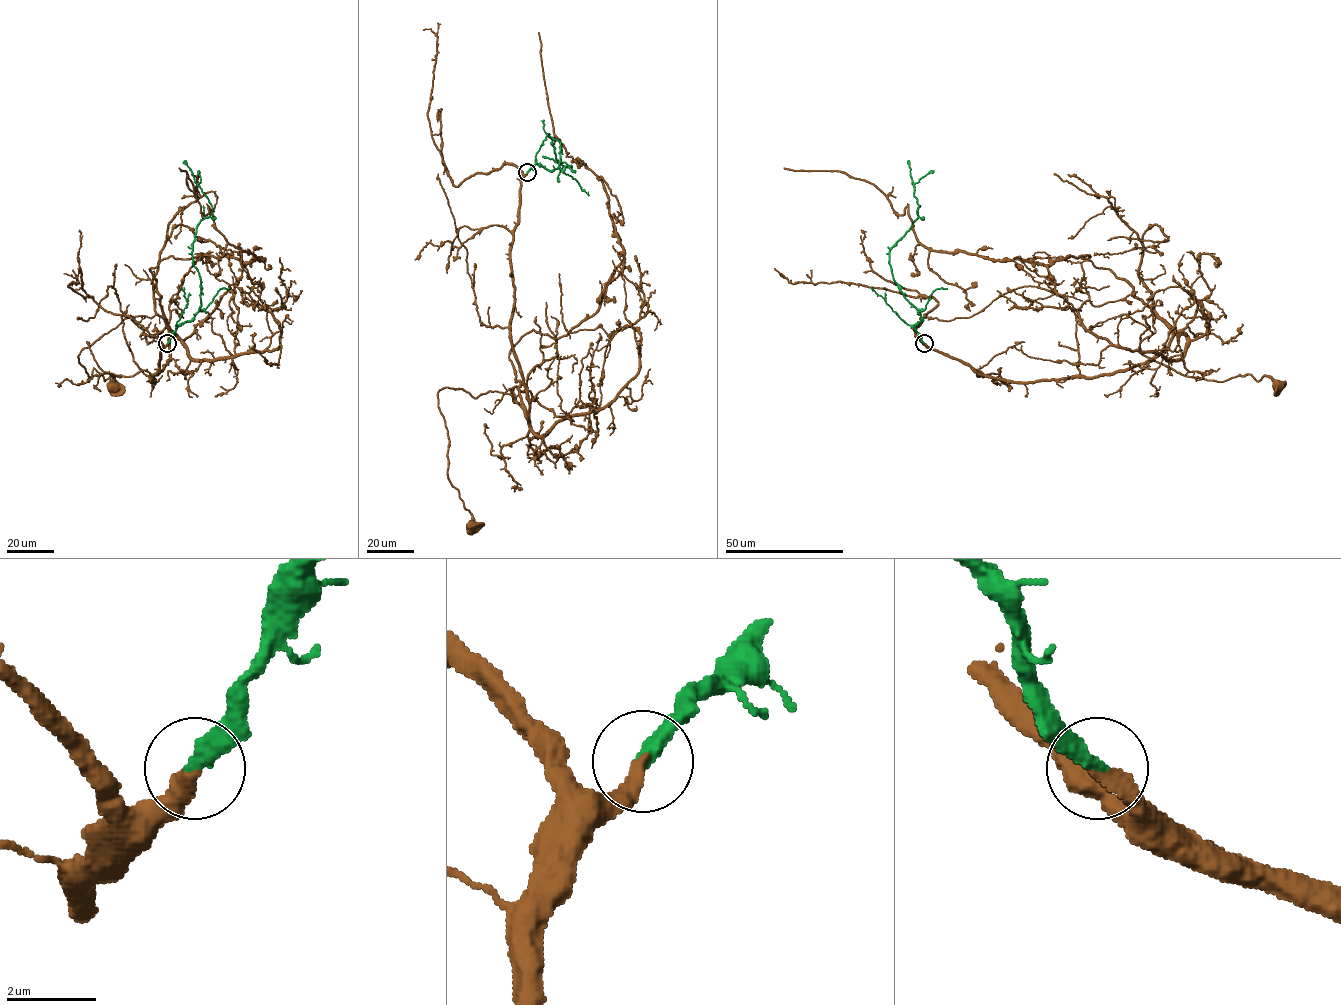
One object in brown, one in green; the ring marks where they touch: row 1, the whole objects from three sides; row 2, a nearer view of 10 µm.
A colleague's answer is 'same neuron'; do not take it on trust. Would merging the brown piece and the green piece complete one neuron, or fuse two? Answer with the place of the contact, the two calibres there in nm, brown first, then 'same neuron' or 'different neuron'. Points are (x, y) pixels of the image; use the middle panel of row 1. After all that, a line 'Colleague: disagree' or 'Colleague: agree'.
at (527, 172); 320 nm thick on the brown side, 360 nm on the other; same neuron
Colleague: agree

